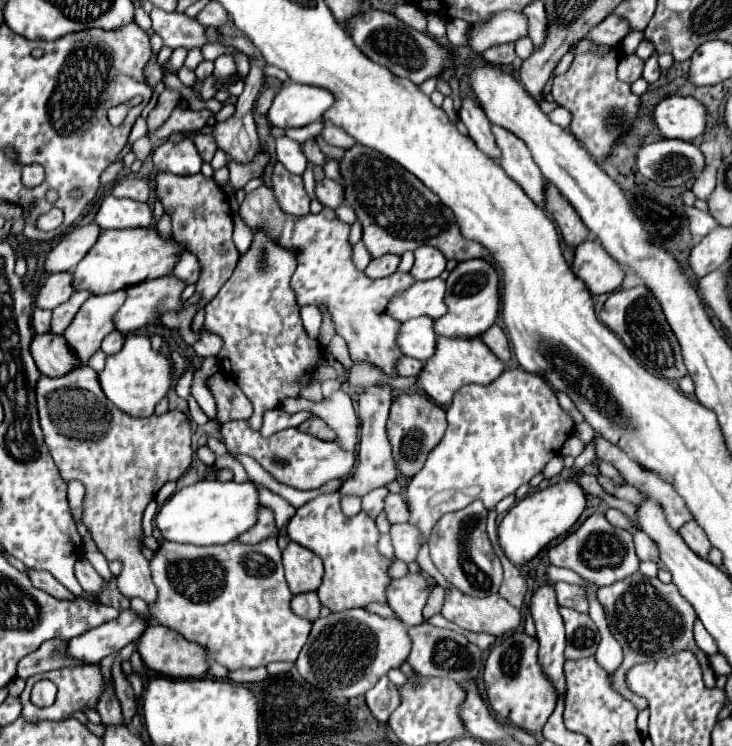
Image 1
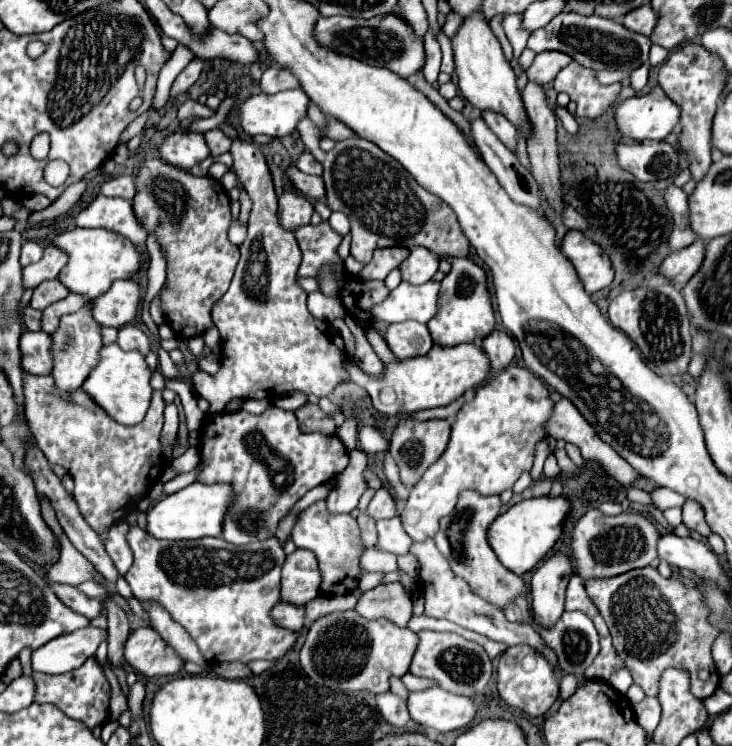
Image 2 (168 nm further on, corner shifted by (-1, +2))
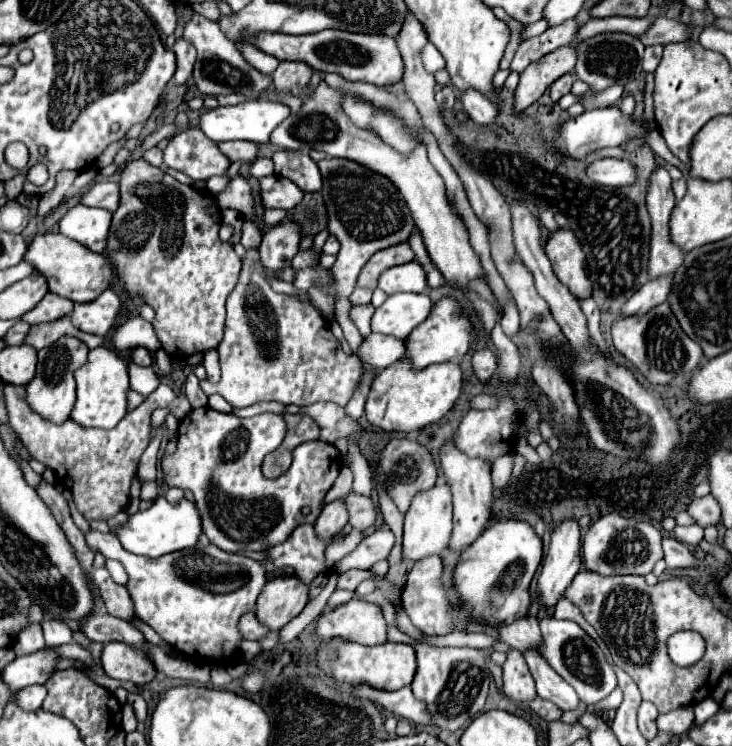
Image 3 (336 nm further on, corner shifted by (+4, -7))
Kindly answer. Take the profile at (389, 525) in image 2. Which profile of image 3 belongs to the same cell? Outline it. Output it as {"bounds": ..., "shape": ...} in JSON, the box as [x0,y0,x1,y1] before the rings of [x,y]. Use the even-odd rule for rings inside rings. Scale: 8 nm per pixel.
{"bounds":[334,528,394,572],"shape":[[[380,528],[368,534],[348,556],[334,564],[336,572],[346,572],[350,568],[368,570],[378,560],[386,560],[394,546],[394,534],[390,528]]]}

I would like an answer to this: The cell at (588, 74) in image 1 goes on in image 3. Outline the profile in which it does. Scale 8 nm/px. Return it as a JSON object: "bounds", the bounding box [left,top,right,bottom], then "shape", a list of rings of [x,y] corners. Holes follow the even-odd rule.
{"bounds":[550,74,574,102],"shape":[[[572,74],[560,76],[560,78],[550,86],[550,98],[552,98],[552,102],[558,102],[564,94],[568,94],[570,88],[572,88],[572,84],[574,84],[574,76],[572,76]]]}

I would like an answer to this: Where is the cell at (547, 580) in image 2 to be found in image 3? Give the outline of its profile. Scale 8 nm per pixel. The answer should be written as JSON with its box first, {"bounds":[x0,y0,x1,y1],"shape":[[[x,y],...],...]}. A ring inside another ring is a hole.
{"bounds":[536,520,582,608],"shape":[[[562,520],[550,536],[548,552],[542,560],[536,592],[546,608],[556,606],[562,592],[570,586],[572,578],[582,566],[580,558],[580,526],[578,520]]]}

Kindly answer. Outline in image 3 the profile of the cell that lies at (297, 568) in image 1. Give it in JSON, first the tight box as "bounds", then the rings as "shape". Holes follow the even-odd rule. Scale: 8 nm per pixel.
{"bounds":[256,576,308,632],"shape":[[[276,576],[260,592],[256,604],[256,616],[278,632],[284,624],[296,618],[308,604],[308,586],[296,576]]]}

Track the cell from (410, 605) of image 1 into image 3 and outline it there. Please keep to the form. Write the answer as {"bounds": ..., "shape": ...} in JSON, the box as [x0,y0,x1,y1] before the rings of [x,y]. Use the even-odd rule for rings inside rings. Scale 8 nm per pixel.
{"bounds":[314,598,386,646],"shape":[[[352,598],[342,606],[326,608],[316,622],[314,634],[322,642],[338,638],[374,646],[386,642],[386,620],[376,604]]]}

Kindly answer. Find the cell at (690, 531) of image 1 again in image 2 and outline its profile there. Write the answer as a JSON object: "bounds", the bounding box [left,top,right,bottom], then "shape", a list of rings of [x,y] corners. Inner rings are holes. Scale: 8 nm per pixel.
{"bounds":[683,501,709,537],"shape":[[[691,501],[691,503],[685,503],[683,505],[683,523],[691,529],[691,531],[697,531],[699,535],[703,537],[709,537],[709,527],[703,519],[703,509],[699,507],[699,503]]]}

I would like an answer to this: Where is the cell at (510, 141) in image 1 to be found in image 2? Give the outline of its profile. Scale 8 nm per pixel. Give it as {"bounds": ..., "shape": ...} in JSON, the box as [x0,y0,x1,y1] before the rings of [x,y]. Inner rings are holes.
{"bounds":[483,111,517,153],"shape":[[[483,111],[483,119],[489,125],[489,129],[503,141],[503,145],[509,151],[517,153],[517,129],[503,115],[497,115],[491,111]]]}

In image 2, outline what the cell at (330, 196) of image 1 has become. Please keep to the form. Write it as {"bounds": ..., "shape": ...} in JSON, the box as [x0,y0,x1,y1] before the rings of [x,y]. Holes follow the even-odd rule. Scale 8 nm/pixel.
{"bounds":[287,167,325,199],"shape":[[[289,167],[287,171],[291,183],[293,183],[293,189],[297,189],[301,195],[305,197],[313,197],[313,199],[325,199],[325,187],[323,187],[323,179],[317,177],[317,175],[307,175],[307,173],[301,173],[297,167]]]}

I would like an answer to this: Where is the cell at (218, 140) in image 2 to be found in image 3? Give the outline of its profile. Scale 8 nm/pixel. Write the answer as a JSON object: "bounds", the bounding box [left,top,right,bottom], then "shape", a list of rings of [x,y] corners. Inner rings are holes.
{"bounds":[218,140,258,162],"shape":[[[248,140],[246,142],[222,142],[218,144],[218,148],[230,156],[232,162],[252,162],[256,160],[258,156],[258,144],[250,144]]]}

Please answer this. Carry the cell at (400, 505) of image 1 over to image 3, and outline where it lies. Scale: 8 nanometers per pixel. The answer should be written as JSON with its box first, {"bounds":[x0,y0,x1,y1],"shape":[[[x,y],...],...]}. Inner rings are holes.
{"bounds":[342,492,376,530],"shape":[[[348,492],[342,502],[346,504],[346,510],[350,514],[350,520],[348,524],[354,528],[354,530],[368,530],[374,526],[376,522],[376,504],[370,496],[362,496],[362,494],[356,494],[356,492]]]}

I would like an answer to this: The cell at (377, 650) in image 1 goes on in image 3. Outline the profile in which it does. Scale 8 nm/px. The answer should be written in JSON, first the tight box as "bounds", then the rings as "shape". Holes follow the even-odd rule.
{"bounds":[318,640,416,690],"shape":[[[334,640],[318,652],[318,666],[342,684],[366,682],[380,690],[400,690],[404,686],[410,686],[414,680],[416,652],[410,644],[386,642],[386,644],[378,644],[378,646],[362,646],[362,644],[354,644],[354,642]]]}

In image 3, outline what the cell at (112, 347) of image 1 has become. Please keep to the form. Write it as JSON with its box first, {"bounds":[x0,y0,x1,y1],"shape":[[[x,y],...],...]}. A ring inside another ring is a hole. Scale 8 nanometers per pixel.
{"bounds":[132,348,154,366],"shape":[[[136,348],[136,350],[132,352],[132,362],[138,364],[138,366],[152,366],[154,356],[152,356],[146,348]]]}

